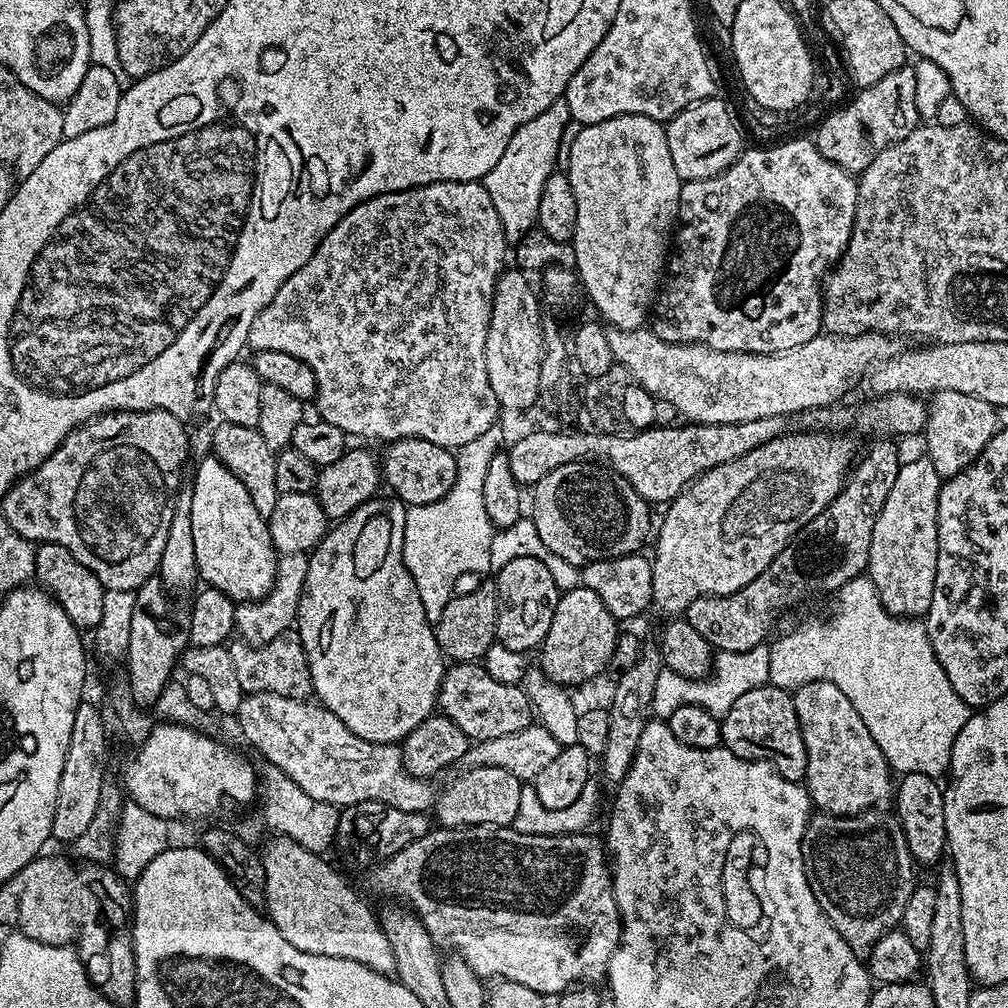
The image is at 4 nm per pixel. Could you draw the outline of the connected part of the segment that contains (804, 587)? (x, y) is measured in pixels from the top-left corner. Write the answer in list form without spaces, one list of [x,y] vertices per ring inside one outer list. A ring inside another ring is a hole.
[[[849,475],[843,490],[830,506],[792,537],[754,582],[729,596],[703,596],[690,602],[686,618],[713,649],[745,652],[760,648],[774,620],[772,606],[782,610],[816,593],[825,582],[832,590],[838,590],[846,582],[865,573],[874,523],[889,497],[889,490],[882,484],[880,488],[876,478],[855,476]]]

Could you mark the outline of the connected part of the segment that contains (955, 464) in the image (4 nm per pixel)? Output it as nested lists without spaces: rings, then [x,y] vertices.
[[[942,390],[931,393],[927,401],[928,421],[924,424],[922,439],[928,449],[928,461],[942,478],[965,472],[982,454],[990,438],[998,430],[996,408],[982,398],[970,398],[970,394],[958,394],[958,390]]]

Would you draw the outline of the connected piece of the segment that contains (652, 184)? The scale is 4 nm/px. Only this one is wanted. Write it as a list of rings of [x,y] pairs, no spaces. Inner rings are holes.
[[[612,116],[606,122],[586,124],[581,127],[578,138],[574,138],[574,146],[570,150],[570,166],[566,169],[570,178],[570,187],[574,190],[574,202],[578,202],[578,226],[574,230],[570,241],[570,249],[576,255],[574,271],[578,277],[579,287],[592,299],[594,307],[600,311],[599,319],[607,322],[611,327],[622,330],[634,330],[645,327],[650,313],[654,308],[654,301],[658,296],[658,289],[662,284],[662,277],[670,255],[670,245],[674,240],[674,229],[680,214],[680,185],[682,183],[678,170],[674,170],[674,162],[670,158],[670,146],[666,146],[664,124],[649,116]]]

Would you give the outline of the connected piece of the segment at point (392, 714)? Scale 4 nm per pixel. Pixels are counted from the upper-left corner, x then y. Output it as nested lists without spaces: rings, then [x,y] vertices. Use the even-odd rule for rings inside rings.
[[[373,498],[368,503],[358,506],[358,510],[351,512],[345,520],[335,521],[312,549],[310,559],[306,566],[306,582],[302,590],[302,598],[298,606],[295,629],[300,633],[302,646],[306,650],[308,669],[312,679],[312,691],[318,697],[319,703],[325,705],[330,711],[335,712],[338,718],[346,722],[354,734],[366,736],[375,744],[400,744],[403,737],[407,736],[408,729],[417,728],[434,708],[434,697],[440,693],[440,678],[442,675],[442,653],[438,642],[434,639],[434,628],[426,622],[424,607],[416,595],[414,578],[406,570],[406,562],[400,555],[402,543],[402,505],[399,500],[389,498],[380,500]]]

